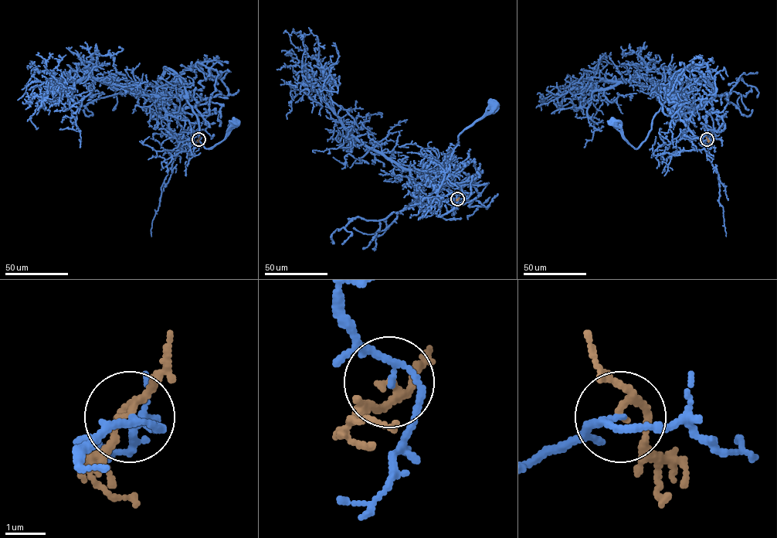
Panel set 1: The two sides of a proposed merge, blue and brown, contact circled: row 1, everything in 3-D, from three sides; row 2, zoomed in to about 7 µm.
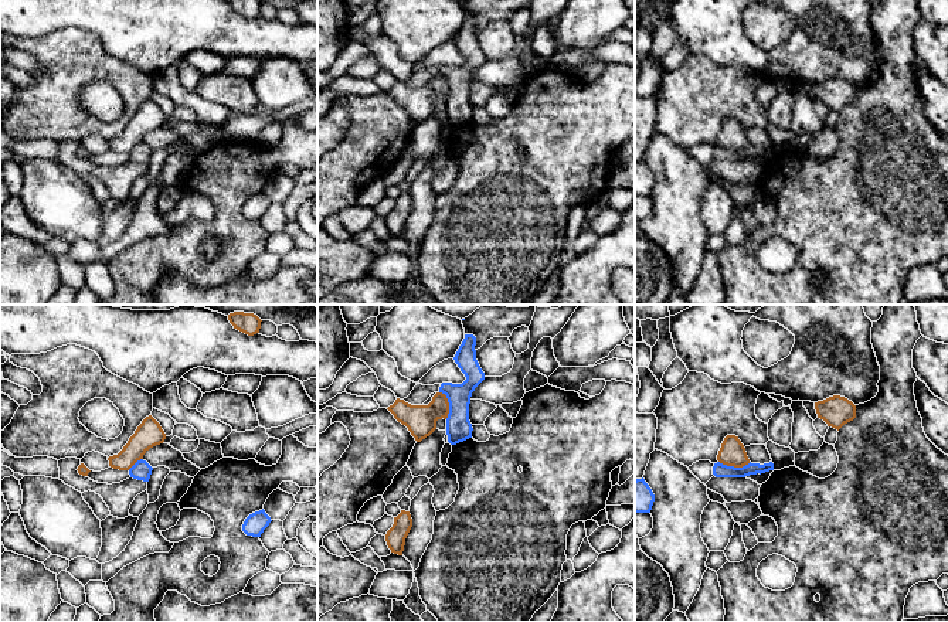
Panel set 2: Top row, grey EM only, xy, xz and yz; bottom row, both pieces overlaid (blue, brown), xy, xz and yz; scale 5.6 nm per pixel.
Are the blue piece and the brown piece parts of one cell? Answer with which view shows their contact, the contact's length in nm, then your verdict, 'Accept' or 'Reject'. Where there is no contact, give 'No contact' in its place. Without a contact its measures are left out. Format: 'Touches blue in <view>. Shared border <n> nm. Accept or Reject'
Touches blue in yz. Shared border 180 nm. Reject

